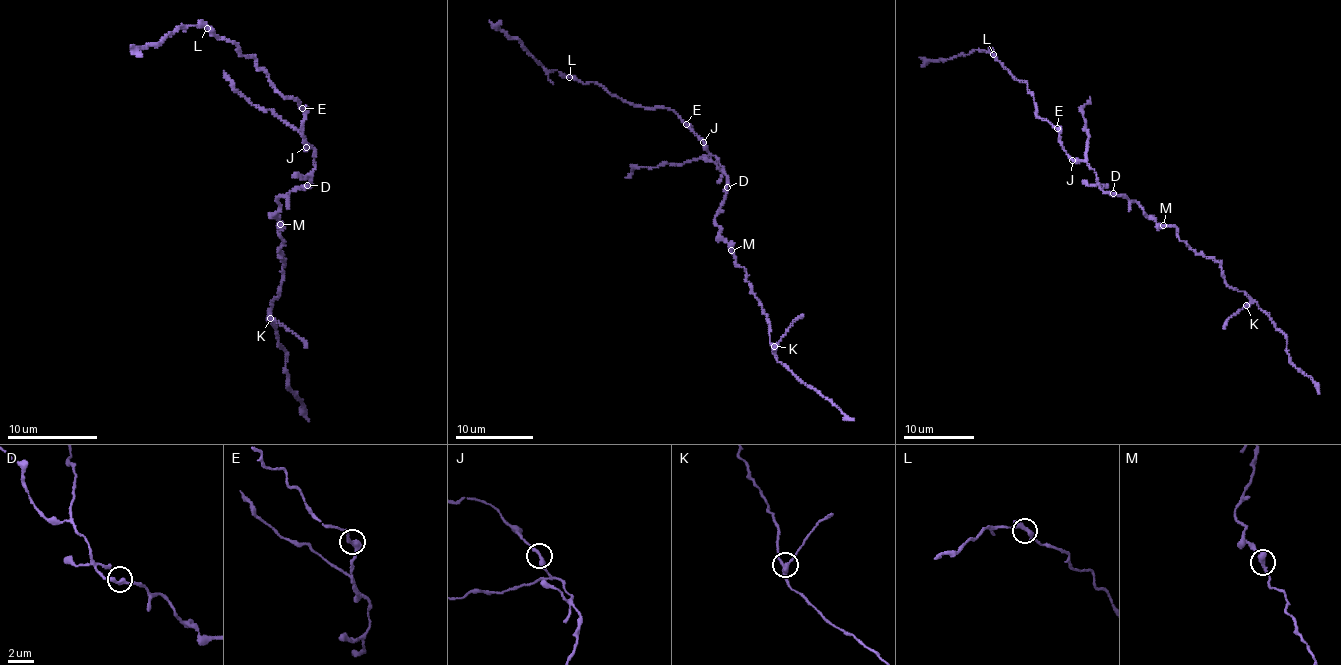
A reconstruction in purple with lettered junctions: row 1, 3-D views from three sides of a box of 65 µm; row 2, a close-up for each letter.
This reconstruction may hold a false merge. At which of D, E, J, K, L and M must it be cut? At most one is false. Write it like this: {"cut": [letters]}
{"cut": []}

